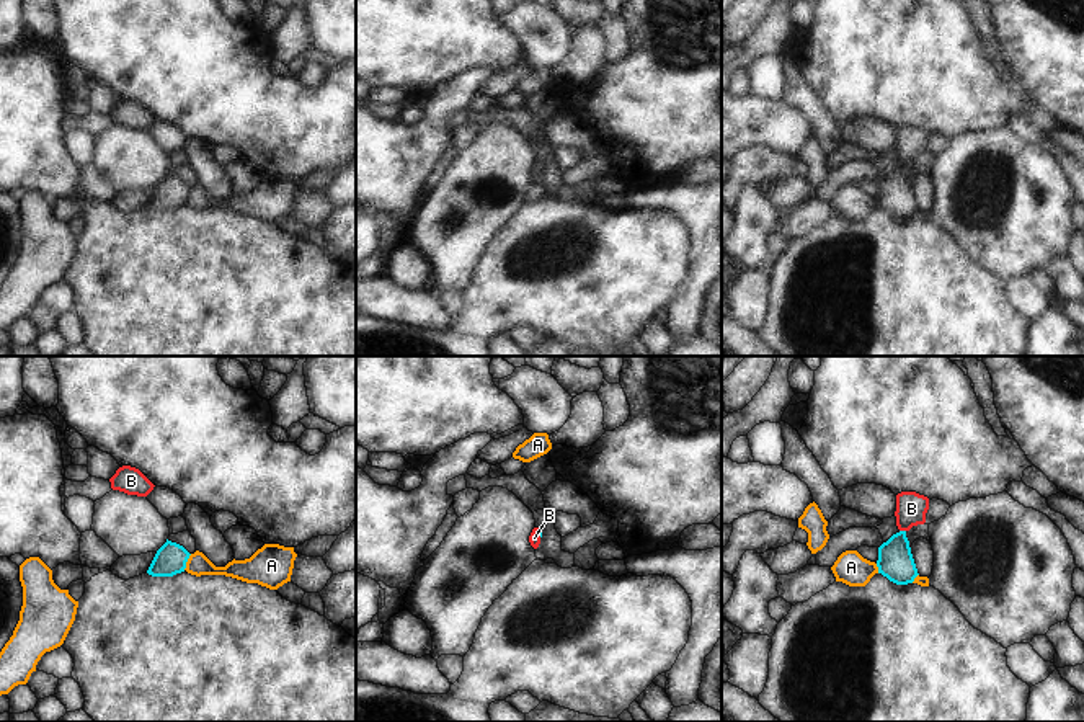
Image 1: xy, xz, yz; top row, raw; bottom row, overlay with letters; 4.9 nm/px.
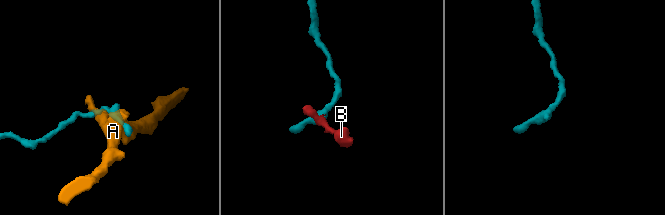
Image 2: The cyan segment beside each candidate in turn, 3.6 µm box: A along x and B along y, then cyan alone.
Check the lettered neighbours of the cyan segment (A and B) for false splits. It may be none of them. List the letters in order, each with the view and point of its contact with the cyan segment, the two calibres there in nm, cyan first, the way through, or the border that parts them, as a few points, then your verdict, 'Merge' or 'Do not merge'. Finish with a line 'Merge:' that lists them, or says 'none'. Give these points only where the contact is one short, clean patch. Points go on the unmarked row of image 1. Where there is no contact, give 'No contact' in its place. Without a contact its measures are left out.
A: Touches cyan at xy (186, 195). Thickness 160 nm (cyan) against 110 nm. Boundary: xy (191, 188), (183, 203). Do not merge
B: Touches cyan at yz (903, 165). Thickness 180 nm (cyan) against 150 nm. Path across: yz (895, 195), (903, 165), (911, 142). Merge
Merge: B

